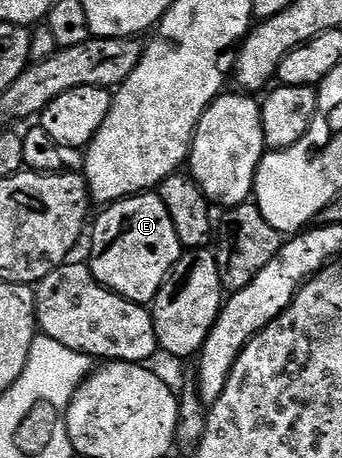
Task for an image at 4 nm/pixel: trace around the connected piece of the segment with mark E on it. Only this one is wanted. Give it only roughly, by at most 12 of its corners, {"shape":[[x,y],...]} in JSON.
{"shape":[[153,191],[103,207],[90,273],[149,305],[184,251]]}

